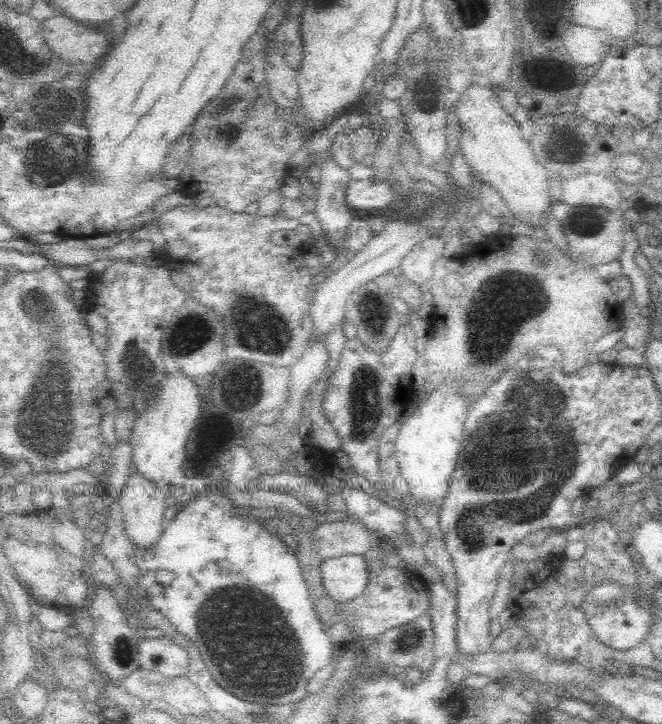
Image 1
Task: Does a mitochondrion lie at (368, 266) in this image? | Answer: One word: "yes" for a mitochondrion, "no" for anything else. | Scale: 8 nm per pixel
no

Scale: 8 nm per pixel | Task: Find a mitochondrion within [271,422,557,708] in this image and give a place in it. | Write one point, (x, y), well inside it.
(412, 638)

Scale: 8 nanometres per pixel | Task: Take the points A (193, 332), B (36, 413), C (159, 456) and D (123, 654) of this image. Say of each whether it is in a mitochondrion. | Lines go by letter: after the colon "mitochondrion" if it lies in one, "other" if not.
A: mitochondrion
B: mitochondrion
C: other
D: mitochondrion

